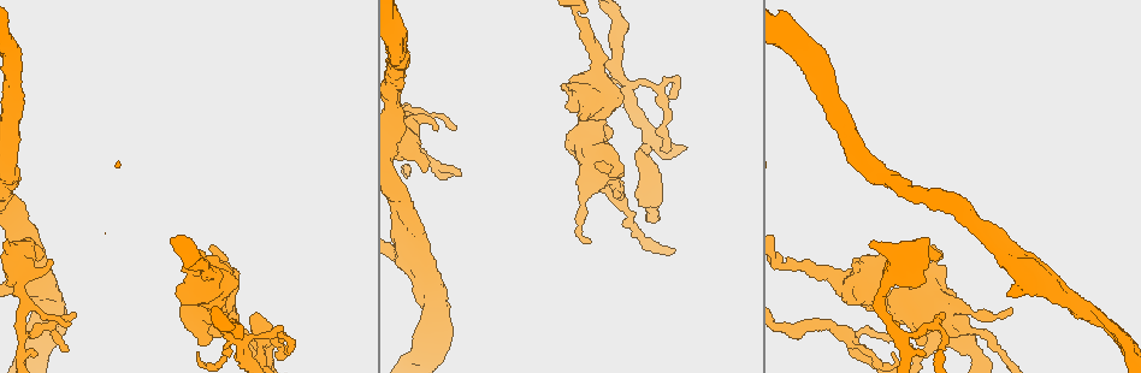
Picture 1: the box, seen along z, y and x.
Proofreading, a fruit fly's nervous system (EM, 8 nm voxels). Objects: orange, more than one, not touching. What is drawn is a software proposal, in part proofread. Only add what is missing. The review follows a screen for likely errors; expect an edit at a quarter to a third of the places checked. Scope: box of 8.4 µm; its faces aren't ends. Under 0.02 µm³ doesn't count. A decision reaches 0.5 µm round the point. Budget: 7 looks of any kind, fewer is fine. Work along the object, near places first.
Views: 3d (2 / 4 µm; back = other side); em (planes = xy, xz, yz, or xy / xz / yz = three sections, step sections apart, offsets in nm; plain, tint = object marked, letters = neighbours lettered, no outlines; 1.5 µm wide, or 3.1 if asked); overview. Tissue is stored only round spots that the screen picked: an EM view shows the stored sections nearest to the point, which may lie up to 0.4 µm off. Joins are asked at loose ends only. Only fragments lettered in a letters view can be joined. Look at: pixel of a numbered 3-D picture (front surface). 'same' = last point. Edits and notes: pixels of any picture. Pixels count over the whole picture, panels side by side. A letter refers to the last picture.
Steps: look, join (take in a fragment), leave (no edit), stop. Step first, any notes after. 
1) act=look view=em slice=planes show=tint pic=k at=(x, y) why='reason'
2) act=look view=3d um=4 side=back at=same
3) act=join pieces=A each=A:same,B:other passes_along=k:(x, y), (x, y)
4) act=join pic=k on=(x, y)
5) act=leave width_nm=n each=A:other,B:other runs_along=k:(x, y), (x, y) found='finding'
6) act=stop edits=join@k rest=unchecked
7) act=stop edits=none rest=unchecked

act=look view=em slice=planes show=letters pic=1 at=(453, 126)

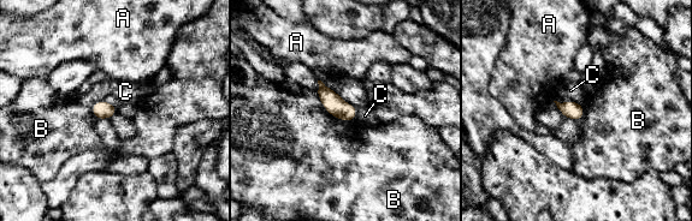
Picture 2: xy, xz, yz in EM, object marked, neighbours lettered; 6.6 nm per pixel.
act=leave longest_contact=B:320nm each=A:other,B:other,C:other found='none of them fits'

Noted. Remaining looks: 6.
act=look view=em slice=planes show=letters pic=1 at=(597, 165) why='free end'

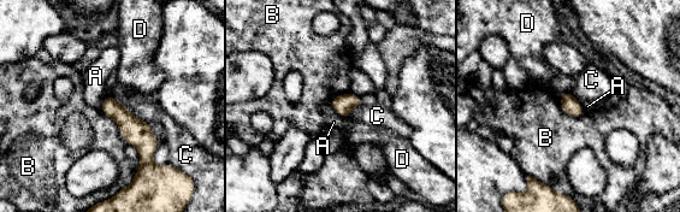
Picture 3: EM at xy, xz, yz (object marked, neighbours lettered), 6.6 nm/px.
act=leave longest_contact=C:360nm each=A:other,B:other,C:other,D:other found='none of them fits'

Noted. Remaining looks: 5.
act=look view=em slice=planes show=tint pic=1 at=(590, 241) why='free end'

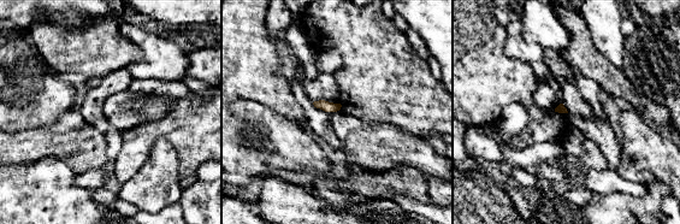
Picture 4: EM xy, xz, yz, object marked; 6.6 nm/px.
act=look view=em slice=planes show=letters at=same

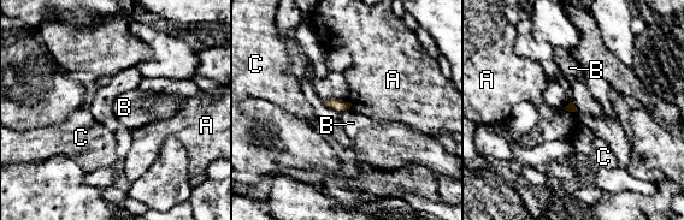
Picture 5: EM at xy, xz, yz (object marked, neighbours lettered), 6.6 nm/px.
act=leave each=A:other,B:other,C:other border=5:(564, 110), (577, 112) found='none of them fits'

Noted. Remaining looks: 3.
act=stop edits=none rest=unchecked

